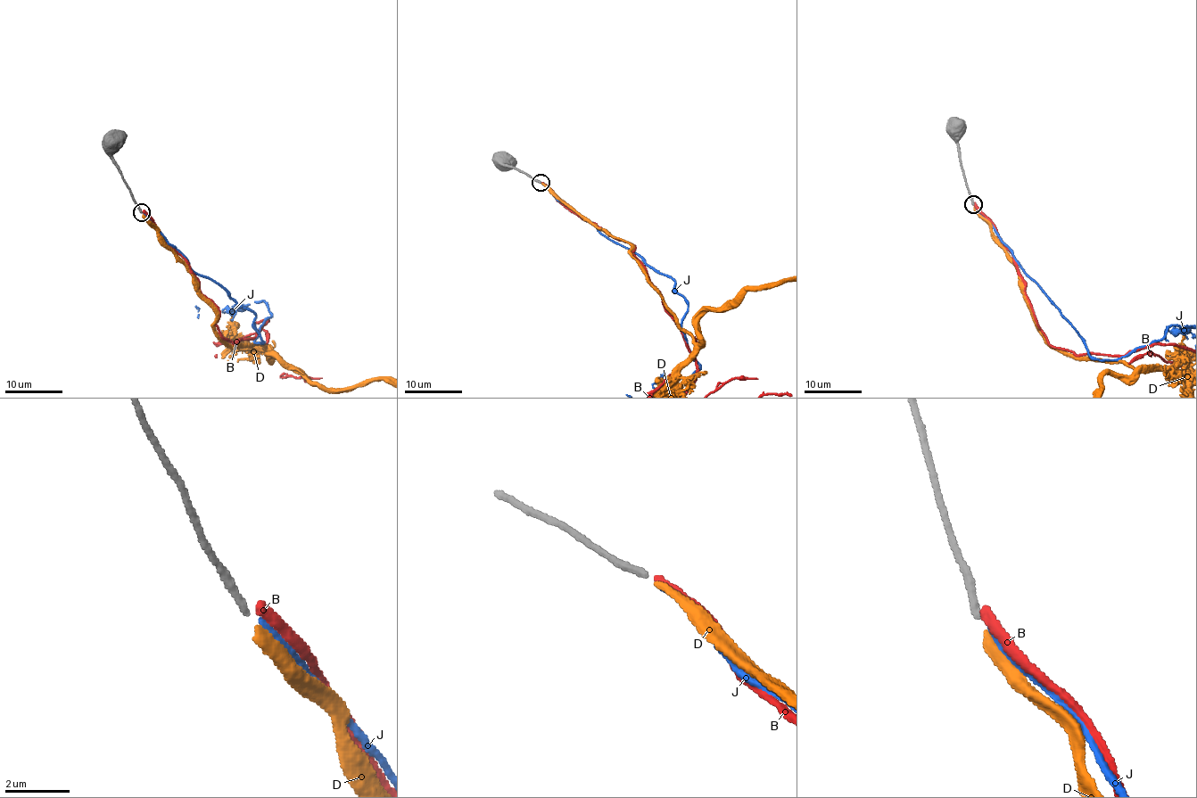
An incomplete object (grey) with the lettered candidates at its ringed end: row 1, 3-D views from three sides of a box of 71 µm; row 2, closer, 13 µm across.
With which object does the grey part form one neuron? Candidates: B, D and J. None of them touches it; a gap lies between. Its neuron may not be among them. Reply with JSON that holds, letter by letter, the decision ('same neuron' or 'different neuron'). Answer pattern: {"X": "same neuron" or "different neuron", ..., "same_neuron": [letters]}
{"B": "different neuron", "D": "different neuron", "J": "same neuron", "same_neuron": ["J"]}

